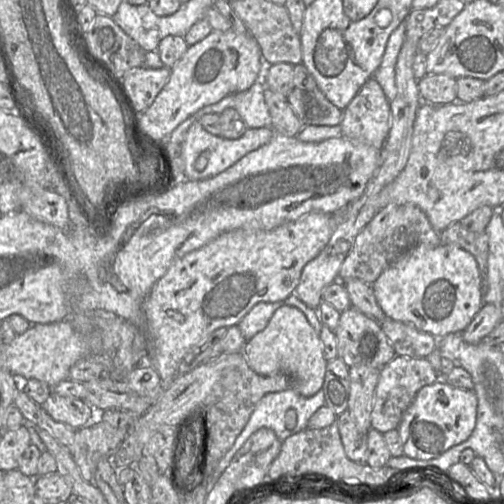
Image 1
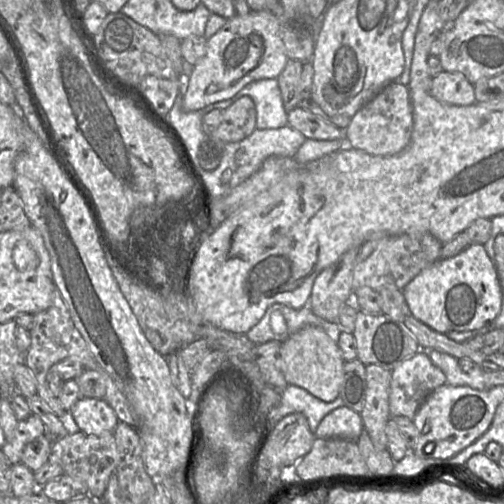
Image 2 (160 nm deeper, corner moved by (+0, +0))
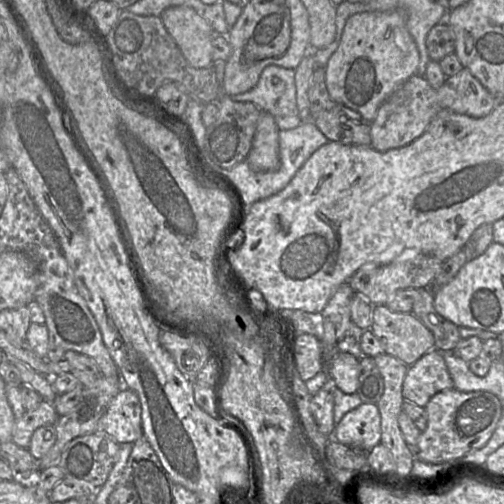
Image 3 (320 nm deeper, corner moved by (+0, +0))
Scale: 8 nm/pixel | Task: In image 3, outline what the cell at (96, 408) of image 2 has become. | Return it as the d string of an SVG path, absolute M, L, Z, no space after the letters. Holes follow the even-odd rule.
M121 389L111 400L95 432L109 436L120 445L134 443L142 438L141 405L138 396L129 389Z

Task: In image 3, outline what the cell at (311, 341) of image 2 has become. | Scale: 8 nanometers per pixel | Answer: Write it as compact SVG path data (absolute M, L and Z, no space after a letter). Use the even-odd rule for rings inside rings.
M337 352L332 359L325 361L325 369L340 391L344 394L356 393L360 376L360 360L357 357L346 352Z

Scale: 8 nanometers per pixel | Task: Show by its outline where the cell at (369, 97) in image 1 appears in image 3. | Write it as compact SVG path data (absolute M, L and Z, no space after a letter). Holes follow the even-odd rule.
M466 68L447 77L438 89L432 88L424 76L414 75L379 106L376 117L370 122L370 146L378 151L387 151L413 142L424 133L441 110L482 118L489 115L498 103L499 101Z

